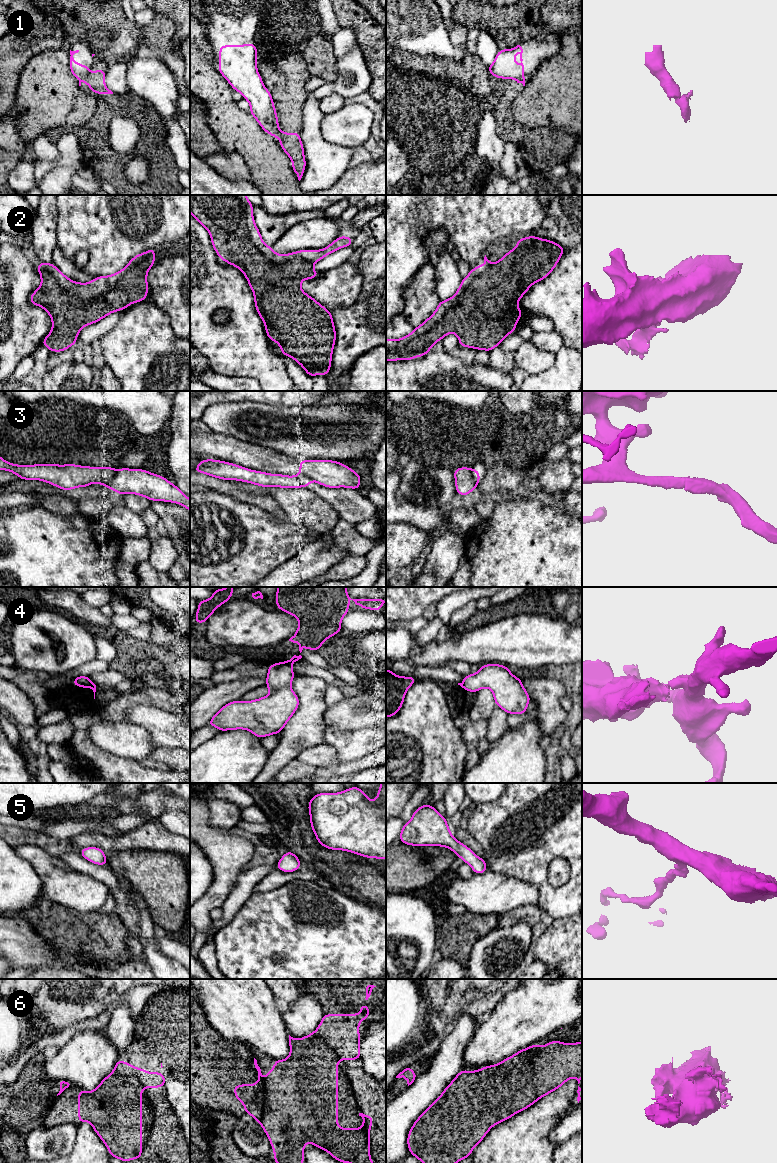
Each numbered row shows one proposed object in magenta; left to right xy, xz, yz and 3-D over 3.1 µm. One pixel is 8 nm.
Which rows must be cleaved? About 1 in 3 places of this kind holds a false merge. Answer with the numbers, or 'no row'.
1, 3, 4

